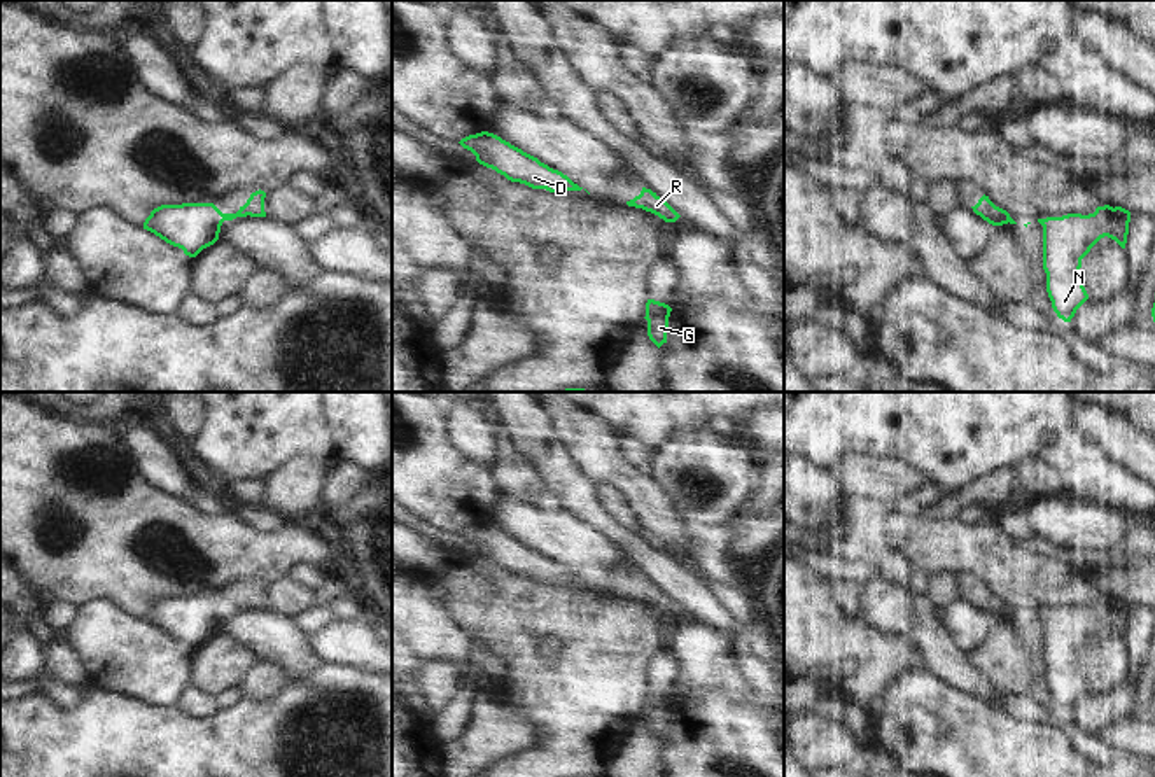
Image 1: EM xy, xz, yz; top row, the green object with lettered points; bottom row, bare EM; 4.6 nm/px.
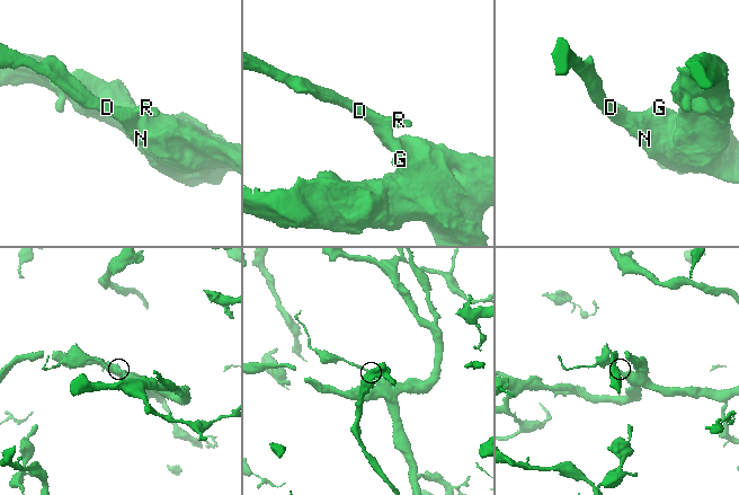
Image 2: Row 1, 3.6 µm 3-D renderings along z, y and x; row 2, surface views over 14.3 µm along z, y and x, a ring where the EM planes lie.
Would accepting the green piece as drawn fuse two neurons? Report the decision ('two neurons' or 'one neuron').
one neuron

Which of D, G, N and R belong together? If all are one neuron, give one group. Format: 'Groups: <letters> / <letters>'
Groups: D G N R.

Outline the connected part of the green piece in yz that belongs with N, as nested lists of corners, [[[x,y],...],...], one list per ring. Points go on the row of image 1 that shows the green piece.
[[[1097,206],[1094,214],[1068,214],[1038,219],[1043,226],[1043,270],[1046,292],[1059,318],[1071,322],[1088,299],[1080,280],[1082,259],[1104,236],[1125,248],[1130,212],[1122,206]]]

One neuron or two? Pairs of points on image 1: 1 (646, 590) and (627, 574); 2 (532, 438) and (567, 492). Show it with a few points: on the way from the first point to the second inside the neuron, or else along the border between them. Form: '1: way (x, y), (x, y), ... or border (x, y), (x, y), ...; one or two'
1: way (641, 588), (632, 580); one
2: way (543, 452), (562, 478); one

